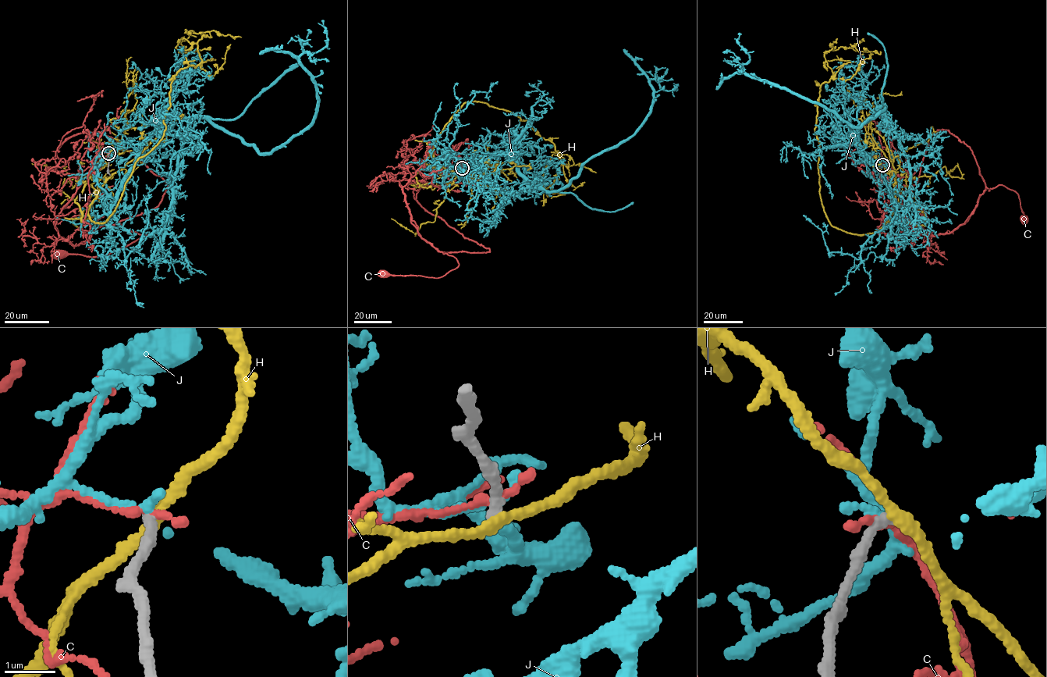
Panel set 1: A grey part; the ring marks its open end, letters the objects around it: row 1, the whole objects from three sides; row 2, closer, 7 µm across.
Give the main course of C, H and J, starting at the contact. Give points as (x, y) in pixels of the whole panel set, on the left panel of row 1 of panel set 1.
C: (108, 153), (51, 196), (58, 233), (74, 246), (103, 226), (147, 236), (97, 256), (58, 253)
H: (108, 153), (76, 198), (82, 221), (115, 208), (208, 31), (184, 48)
J: (108, 152), (171, 116), (282, 147), (316, 110), (299, 58), (325, 48), (322, 20)

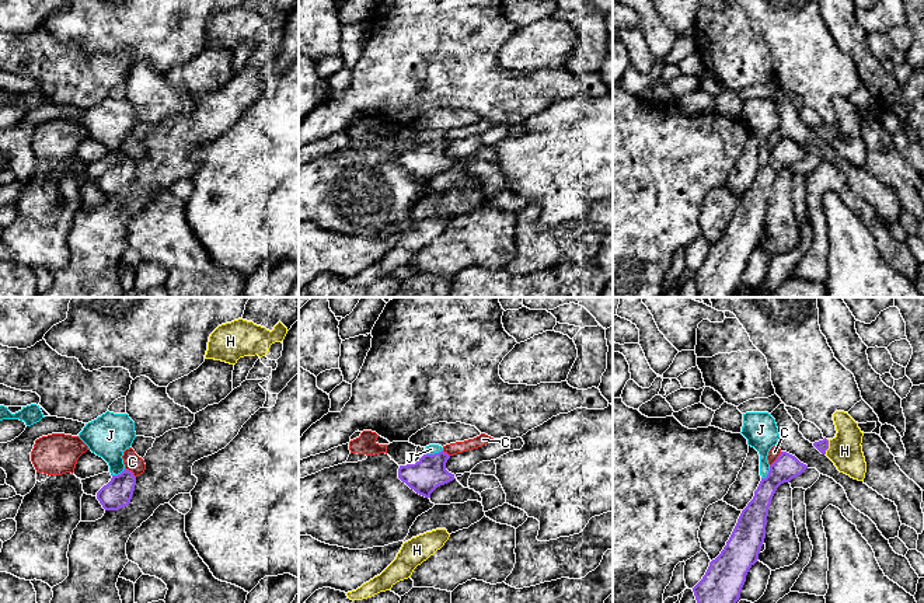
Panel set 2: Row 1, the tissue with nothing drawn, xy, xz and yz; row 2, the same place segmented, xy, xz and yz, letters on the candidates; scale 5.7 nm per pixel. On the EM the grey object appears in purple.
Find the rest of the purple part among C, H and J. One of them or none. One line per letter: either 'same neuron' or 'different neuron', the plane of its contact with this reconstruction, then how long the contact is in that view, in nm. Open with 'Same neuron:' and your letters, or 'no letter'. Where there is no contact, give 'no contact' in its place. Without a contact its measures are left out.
Same neuron: H
C: different neuron; meets purple in yz; contact 110 nm long
H: same neuron; meets purple in yz; contact 90 nm long
J: different neuron; meets purple in xz; contact 110 nm long

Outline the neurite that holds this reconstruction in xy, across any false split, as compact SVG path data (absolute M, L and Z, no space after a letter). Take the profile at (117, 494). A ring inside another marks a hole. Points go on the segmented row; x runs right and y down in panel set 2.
M125 468L97 492L97 499L105 510L118 510L130 503L135 485L136 477Z

